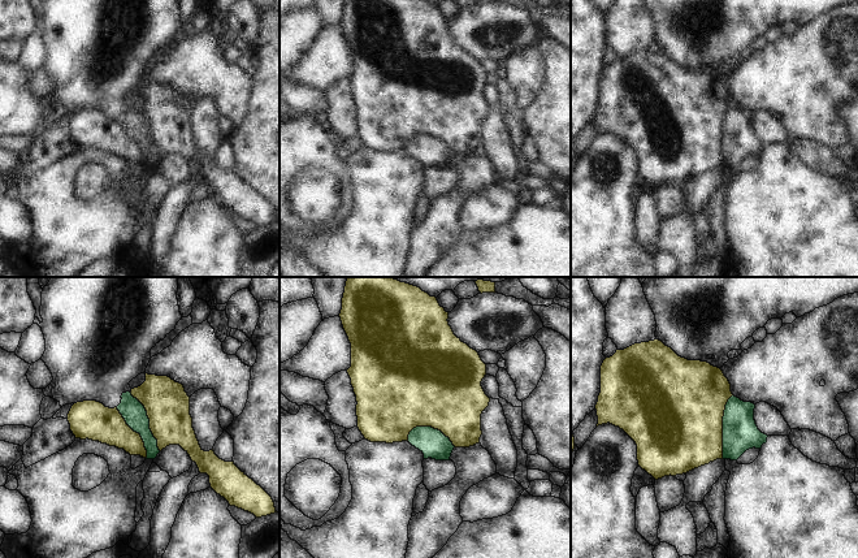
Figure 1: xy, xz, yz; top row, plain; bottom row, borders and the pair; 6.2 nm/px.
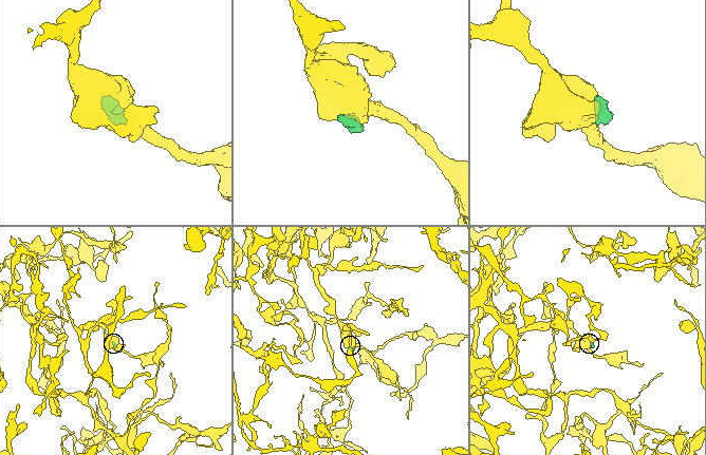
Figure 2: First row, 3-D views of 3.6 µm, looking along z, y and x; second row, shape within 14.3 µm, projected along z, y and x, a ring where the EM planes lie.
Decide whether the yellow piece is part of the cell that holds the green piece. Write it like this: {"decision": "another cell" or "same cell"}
{"decision": "another cell"}

